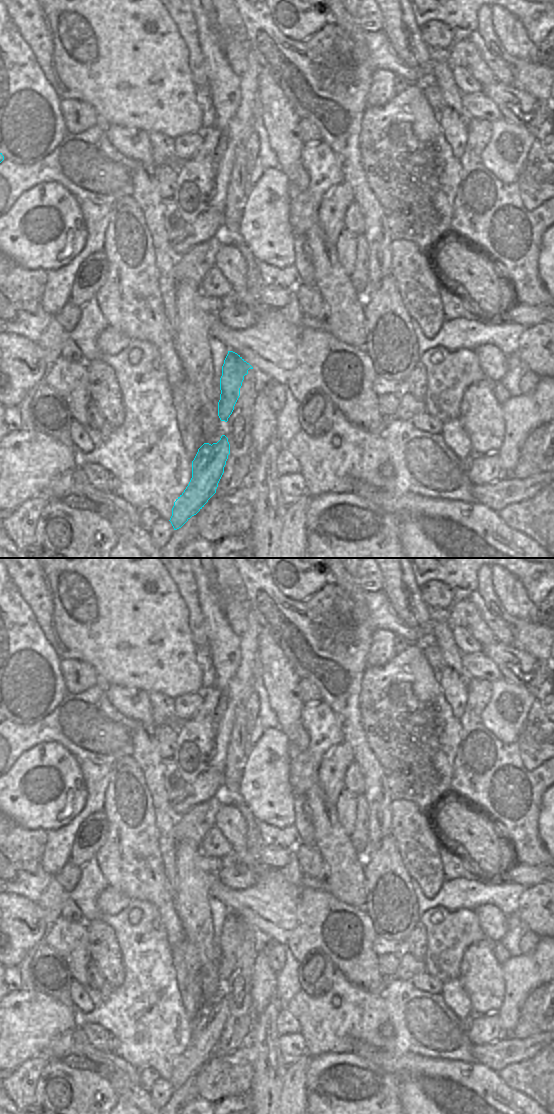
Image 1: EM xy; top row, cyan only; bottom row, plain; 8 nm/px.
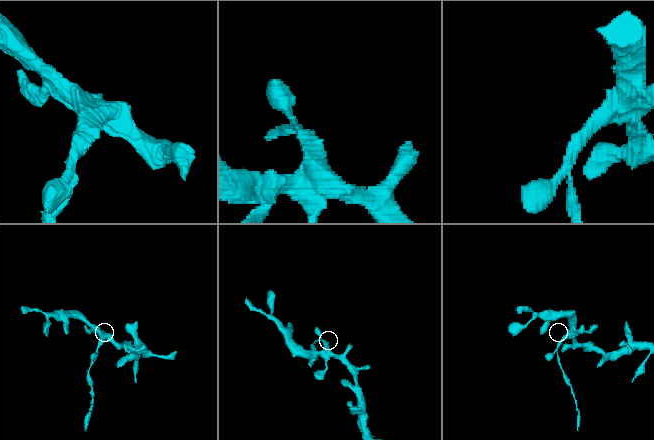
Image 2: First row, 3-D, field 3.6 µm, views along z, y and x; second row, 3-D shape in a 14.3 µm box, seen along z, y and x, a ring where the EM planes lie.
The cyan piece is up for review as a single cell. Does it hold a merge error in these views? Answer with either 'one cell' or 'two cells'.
two cells

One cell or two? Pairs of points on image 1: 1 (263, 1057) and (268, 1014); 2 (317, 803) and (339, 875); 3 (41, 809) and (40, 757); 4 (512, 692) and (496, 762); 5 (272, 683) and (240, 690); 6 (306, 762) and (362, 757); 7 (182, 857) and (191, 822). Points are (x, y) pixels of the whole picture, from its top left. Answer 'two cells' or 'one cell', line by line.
1: one cell
2: one cell
3: one cell
4: two cells
5: two cells
6: two cells
7: two cells

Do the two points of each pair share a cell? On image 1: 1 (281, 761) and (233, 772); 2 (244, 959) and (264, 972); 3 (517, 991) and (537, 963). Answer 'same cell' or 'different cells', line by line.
1: different cells
2: different cells
3: same cell

